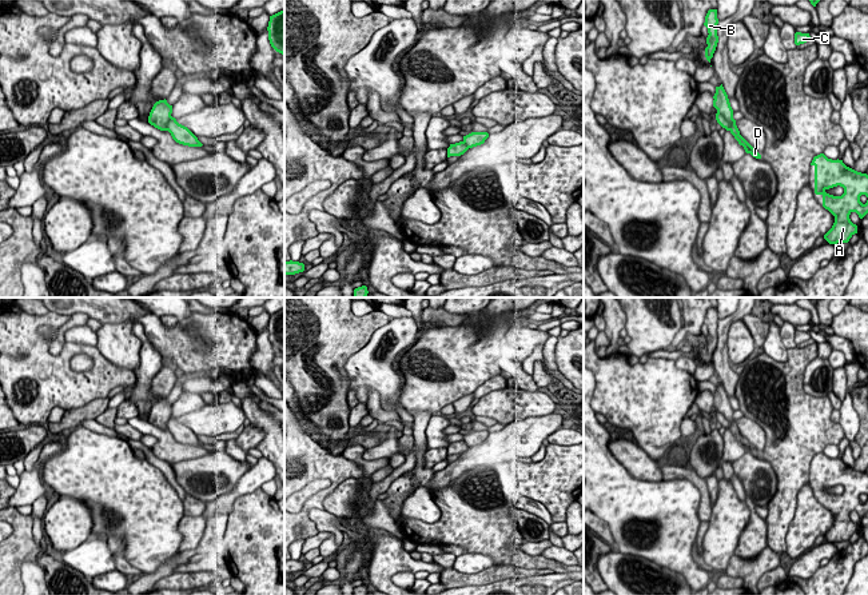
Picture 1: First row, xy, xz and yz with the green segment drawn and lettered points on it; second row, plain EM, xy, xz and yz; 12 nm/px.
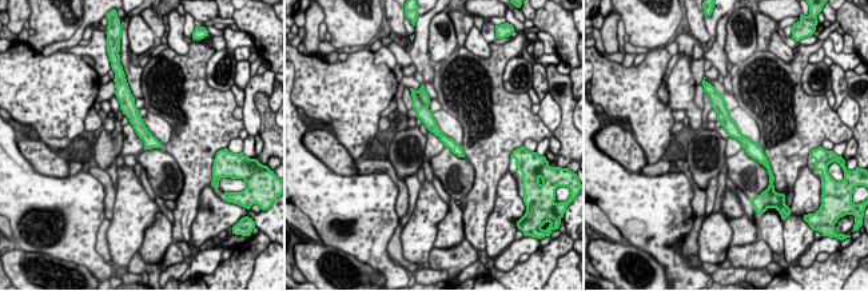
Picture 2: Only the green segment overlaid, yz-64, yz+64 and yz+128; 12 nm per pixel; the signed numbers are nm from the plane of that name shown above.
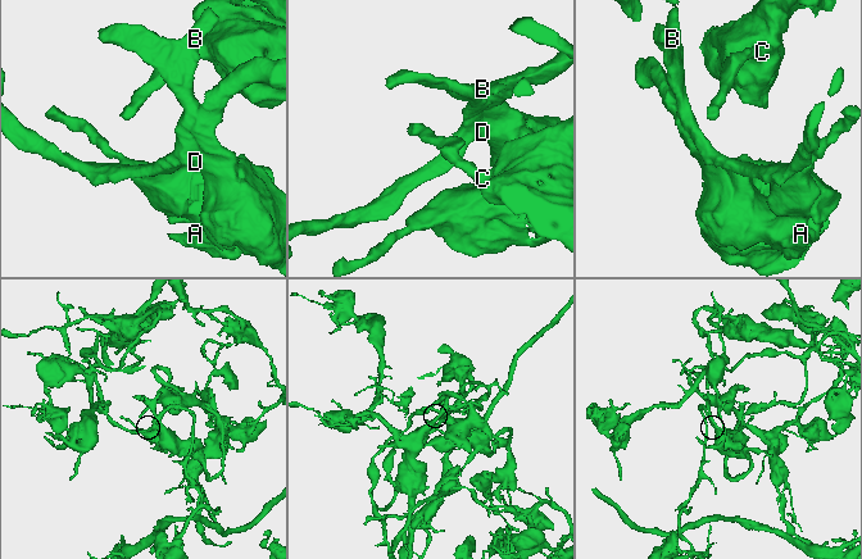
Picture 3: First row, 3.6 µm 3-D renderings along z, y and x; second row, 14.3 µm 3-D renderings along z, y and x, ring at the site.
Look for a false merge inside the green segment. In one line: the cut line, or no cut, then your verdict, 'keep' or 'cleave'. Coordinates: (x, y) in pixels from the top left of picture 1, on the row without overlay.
no cut; keep

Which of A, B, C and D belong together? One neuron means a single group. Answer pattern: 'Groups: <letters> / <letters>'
Groups: A B C D

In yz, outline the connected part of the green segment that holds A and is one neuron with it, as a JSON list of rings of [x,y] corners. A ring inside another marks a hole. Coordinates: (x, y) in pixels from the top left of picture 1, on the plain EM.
[[[824,452],[813,456],[815,492],[823,495],[823,506],[835,515],[832,527],[824,534],[829,543],[848,542],[857,532],[857,524],[849,518],[856,511],[860,518],[868,512],[868,499],[860,500],[860,495],[868,496],[868,474],[847,466],[843,459],[828,458]],[[843,486],[841,495],[833,495],[825,490]]]

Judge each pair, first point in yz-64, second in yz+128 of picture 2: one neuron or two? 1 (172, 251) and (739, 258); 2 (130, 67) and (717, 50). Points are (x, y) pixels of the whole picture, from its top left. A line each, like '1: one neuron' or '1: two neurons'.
1: one neuron
2: one neuron

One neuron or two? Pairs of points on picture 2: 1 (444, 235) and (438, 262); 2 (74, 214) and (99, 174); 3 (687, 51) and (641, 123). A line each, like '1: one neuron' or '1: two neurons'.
1: two neurons
2: two neurons
3: one neuron

